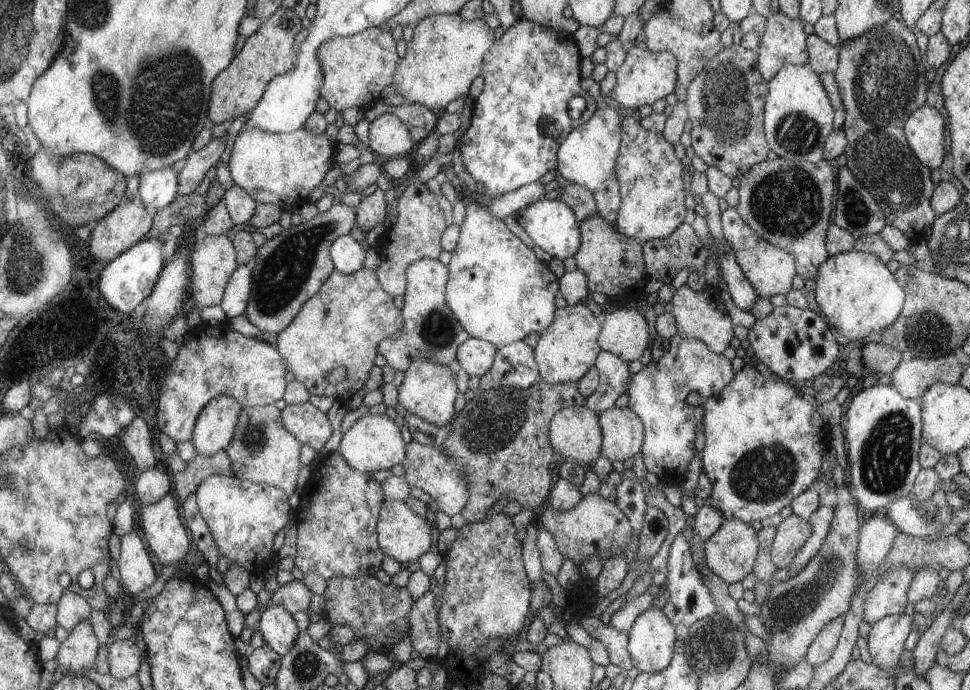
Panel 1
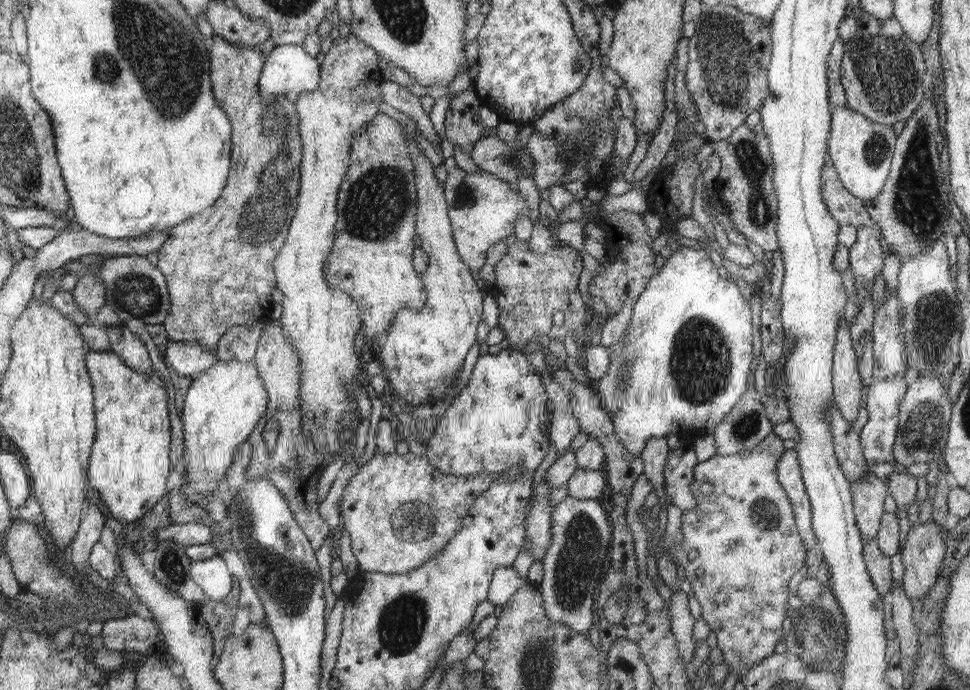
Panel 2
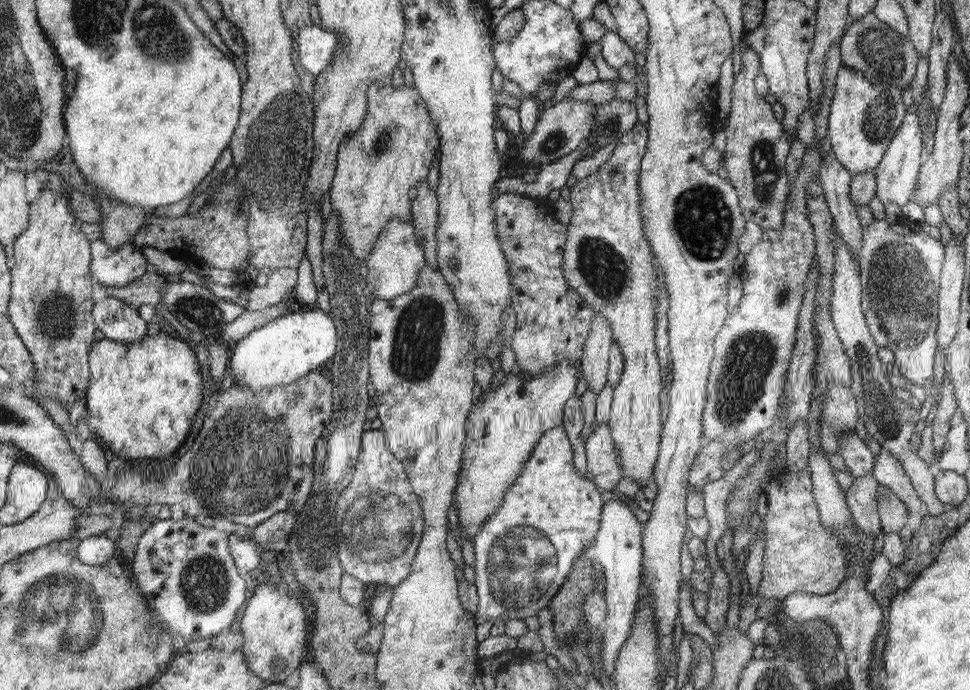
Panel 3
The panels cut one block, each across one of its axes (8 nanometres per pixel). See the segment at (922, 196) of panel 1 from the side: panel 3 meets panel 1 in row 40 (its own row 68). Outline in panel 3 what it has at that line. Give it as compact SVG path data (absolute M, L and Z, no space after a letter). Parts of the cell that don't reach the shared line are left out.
M873 12L855 19L847 27L841 36L839 49L843 66L861 72L873 84L890 84L902 90L910 86L916 74L918 50L914 43L884 24Z

